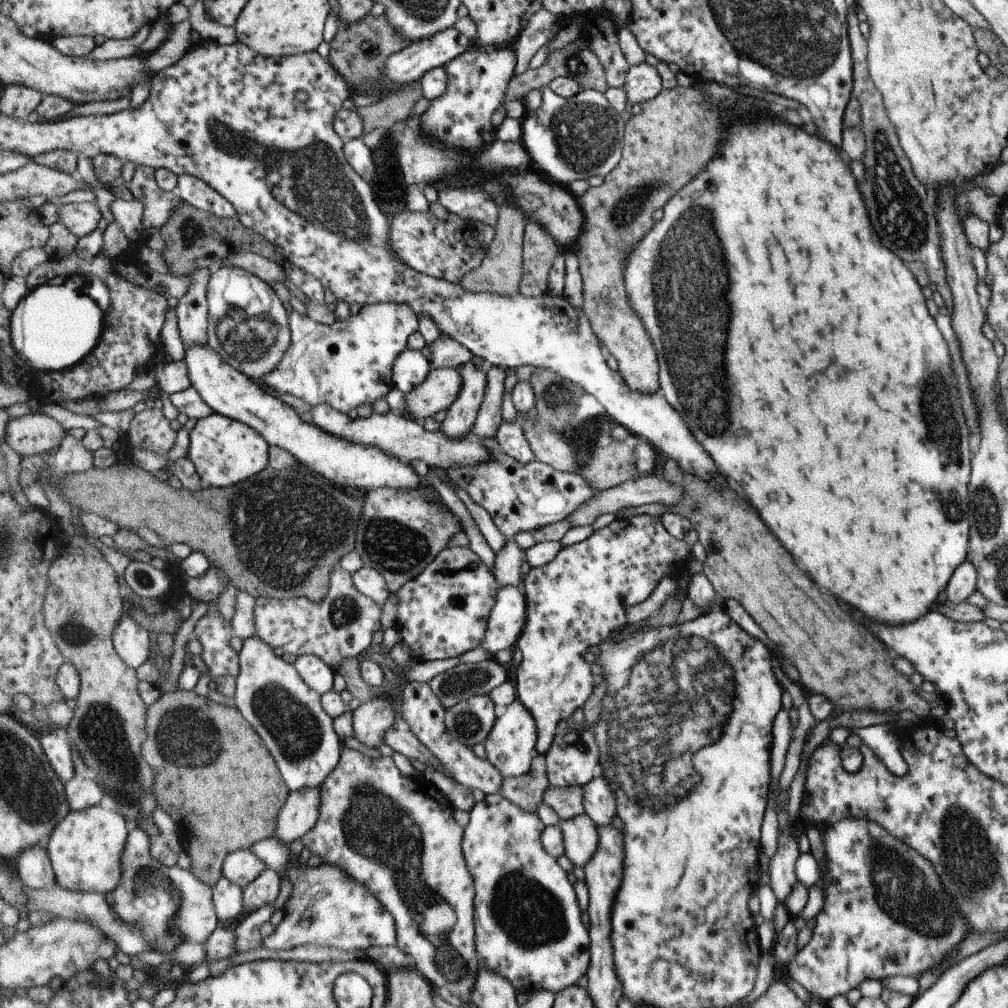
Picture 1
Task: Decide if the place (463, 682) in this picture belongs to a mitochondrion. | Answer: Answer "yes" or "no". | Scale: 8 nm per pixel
yes

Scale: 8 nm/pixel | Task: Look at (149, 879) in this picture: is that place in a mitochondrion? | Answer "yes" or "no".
yes

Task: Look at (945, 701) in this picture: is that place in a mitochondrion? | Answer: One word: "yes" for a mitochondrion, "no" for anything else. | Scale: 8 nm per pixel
no

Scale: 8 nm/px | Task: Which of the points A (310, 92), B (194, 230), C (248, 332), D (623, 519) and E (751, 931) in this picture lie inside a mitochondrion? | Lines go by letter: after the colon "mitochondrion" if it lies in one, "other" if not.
A: other
B: mitochondrion
C: mitochondrion
D: other
E: other

